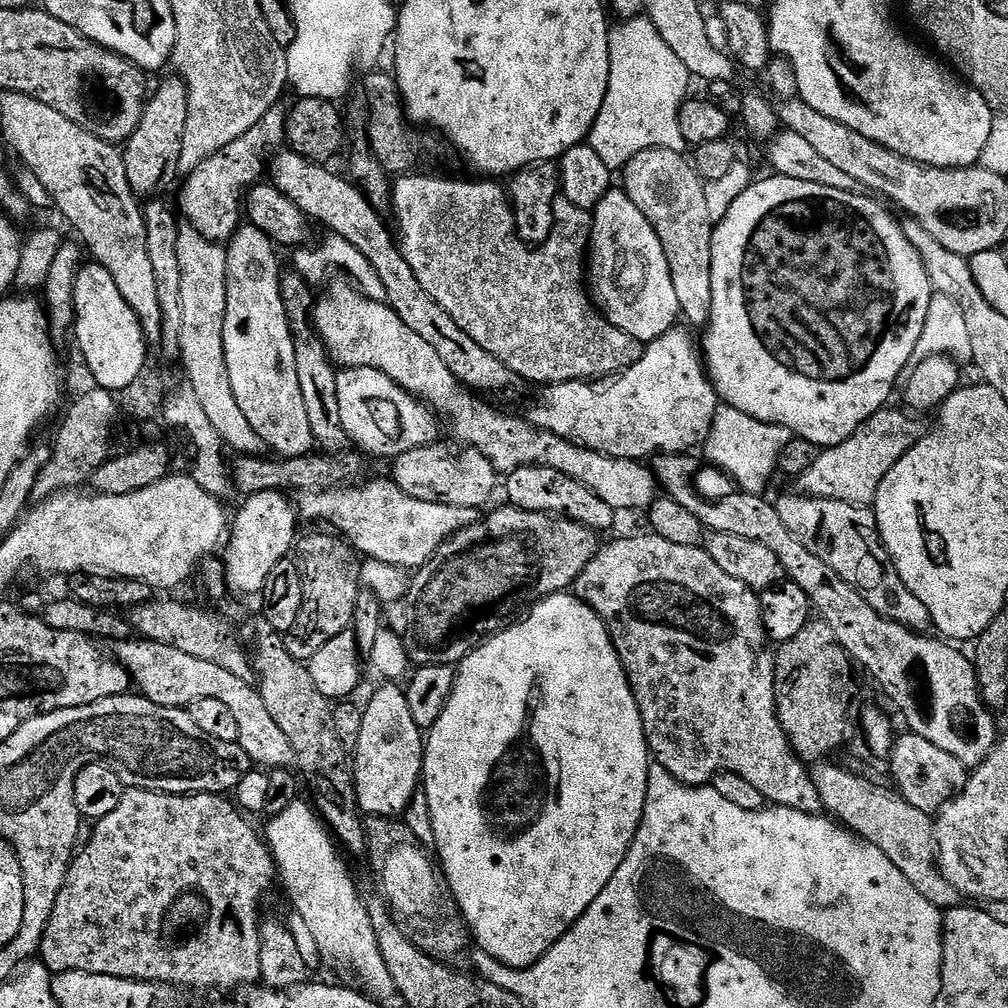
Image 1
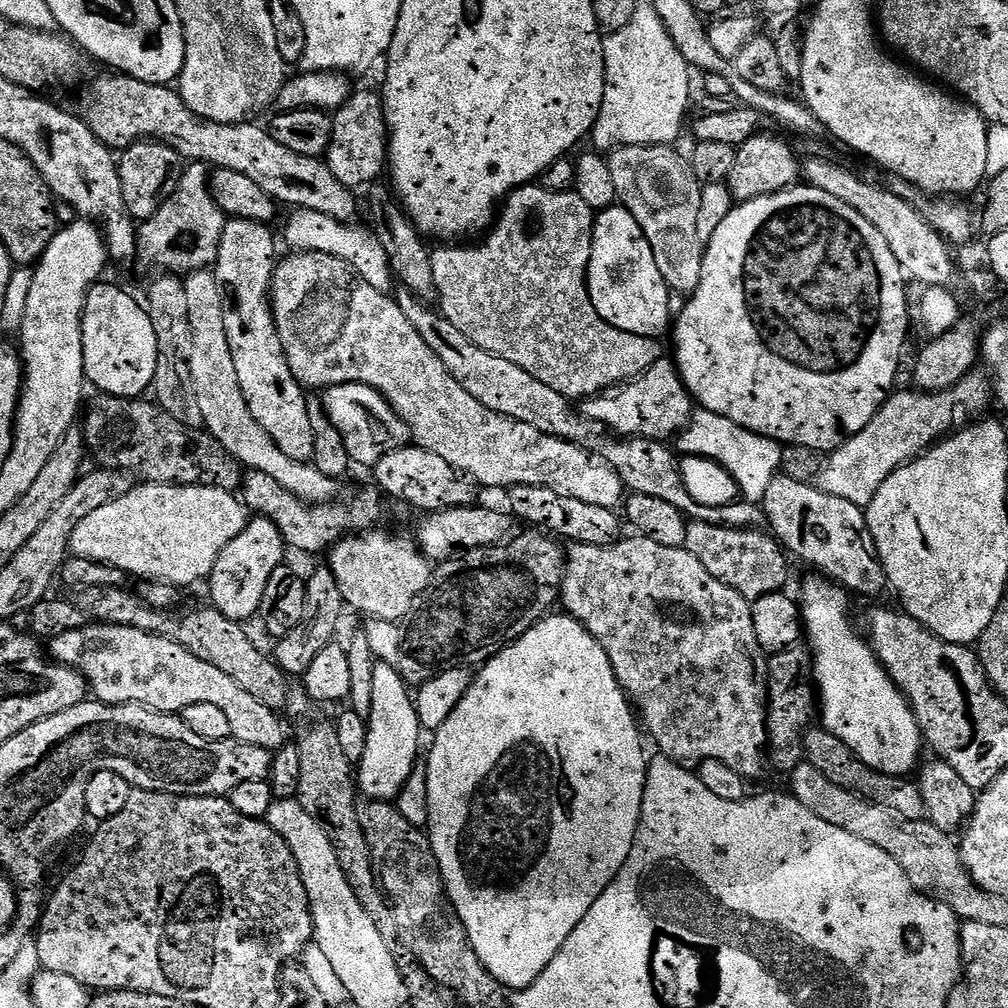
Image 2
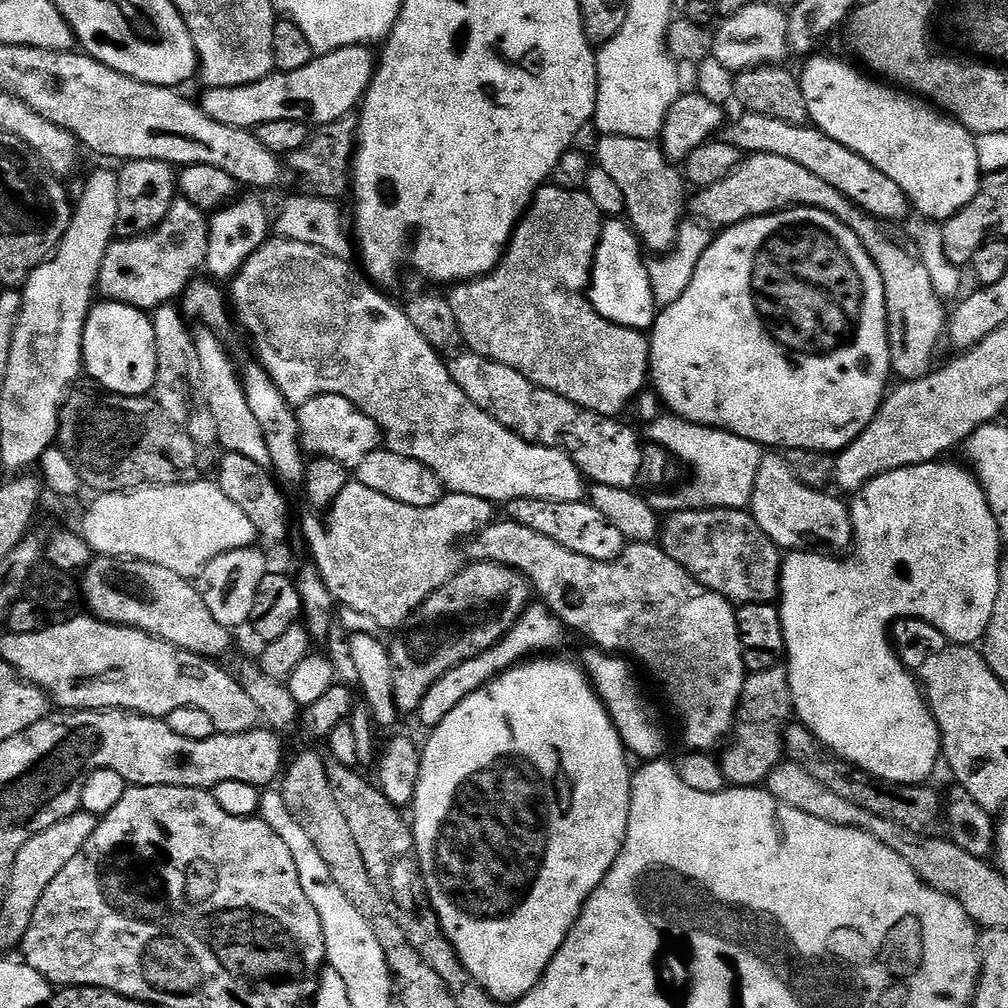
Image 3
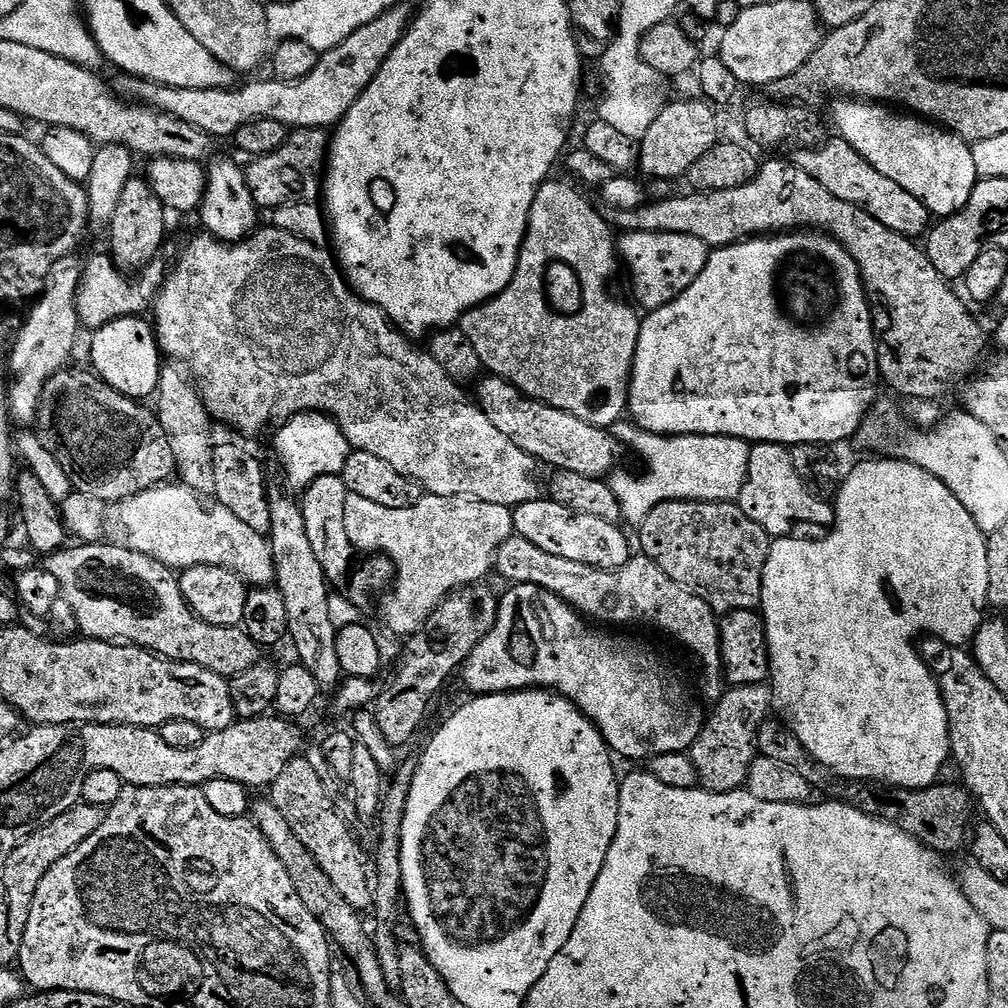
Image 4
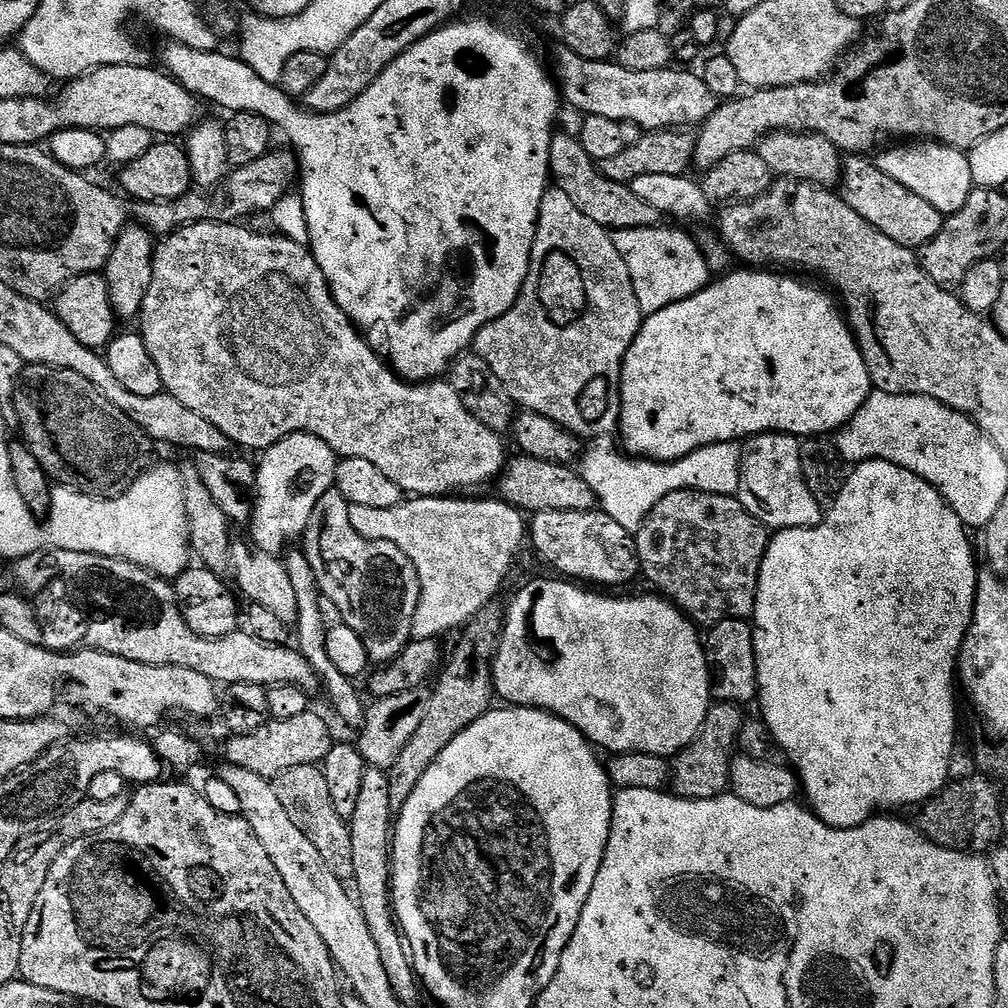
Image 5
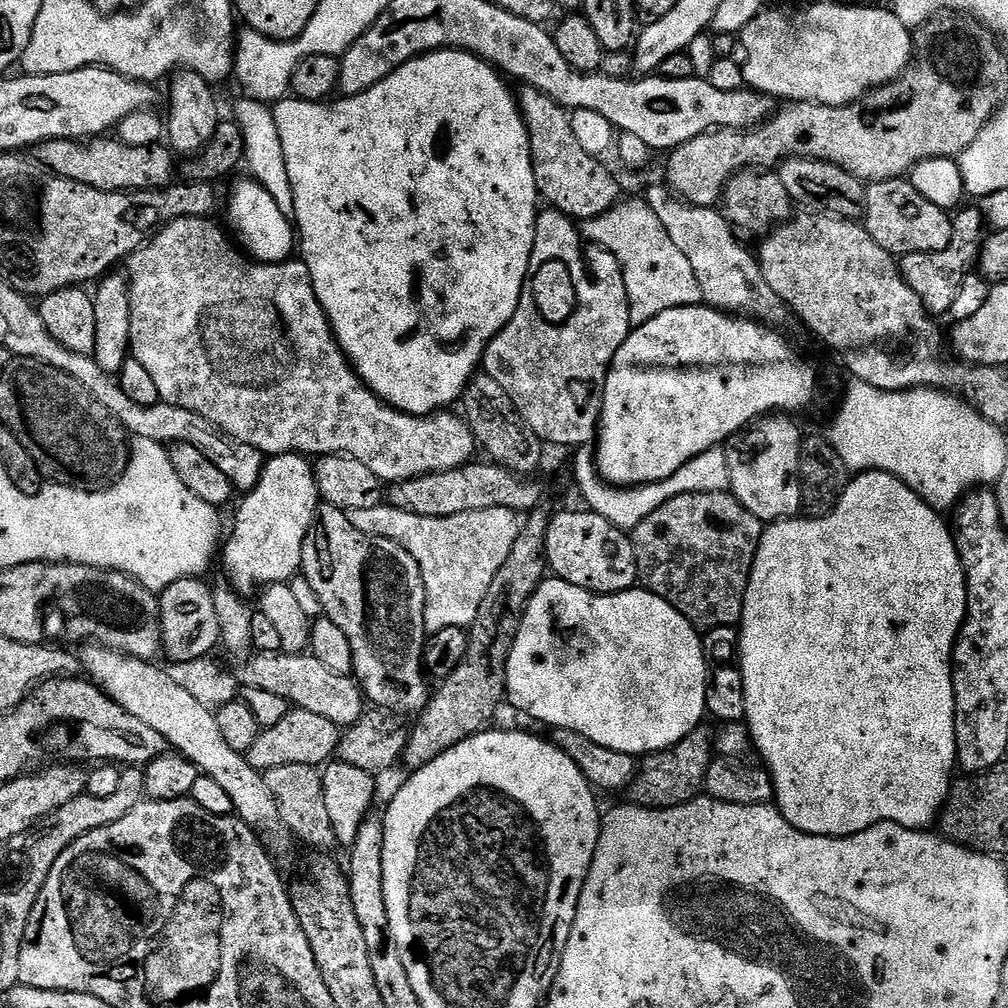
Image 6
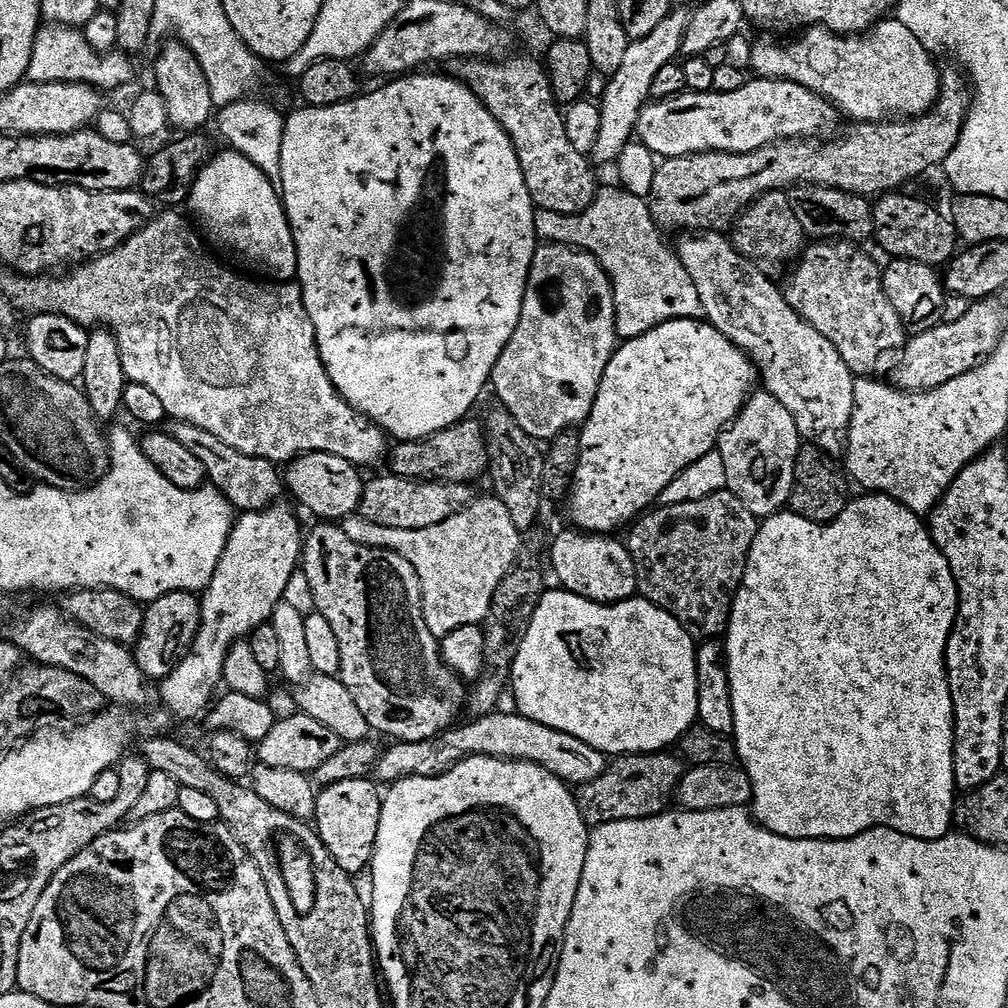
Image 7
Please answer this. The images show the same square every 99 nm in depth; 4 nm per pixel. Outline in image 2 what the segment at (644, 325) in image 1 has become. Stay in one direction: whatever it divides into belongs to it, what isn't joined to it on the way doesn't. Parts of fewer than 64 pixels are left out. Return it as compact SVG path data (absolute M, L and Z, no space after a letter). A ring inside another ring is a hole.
M613 206L596 216L590 258L588 296L599 316L616 329L640 337L661 337L672 318L672 294L658 271L654 252L630 210Z

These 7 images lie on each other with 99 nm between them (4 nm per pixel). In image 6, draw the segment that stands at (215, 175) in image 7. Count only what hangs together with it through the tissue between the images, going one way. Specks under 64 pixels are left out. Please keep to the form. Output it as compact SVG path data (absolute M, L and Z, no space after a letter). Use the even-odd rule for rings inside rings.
M251 178L237 182L234 195L228 202L228 224L227 227L230 229L235 243L251 259L261 264L284 263L293 255L298 244L293 221L278 210L278 202L274 202L274 198L270 198L270 194L266 194L263 186Z

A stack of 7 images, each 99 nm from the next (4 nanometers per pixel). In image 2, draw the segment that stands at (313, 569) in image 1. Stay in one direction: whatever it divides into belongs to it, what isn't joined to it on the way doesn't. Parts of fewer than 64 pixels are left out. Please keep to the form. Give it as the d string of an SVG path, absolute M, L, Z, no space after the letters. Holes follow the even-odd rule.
M321 566L312 577L307 577L304 585L304 609L302 619L294 630L290 630L284 636L275 641L276 652L274 659L289 677L303 677L304 671L314 662L314 658L328 644L333 643L336 627L340 624L340 611L345 611L346 605L342 594L336 585L336 579L332 577L332 569Z

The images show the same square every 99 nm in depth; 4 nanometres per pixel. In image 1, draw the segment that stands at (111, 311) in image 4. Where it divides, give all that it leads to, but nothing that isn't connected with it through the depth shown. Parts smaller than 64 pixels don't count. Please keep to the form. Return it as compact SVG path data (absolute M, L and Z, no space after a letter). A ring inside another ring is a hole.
M277 106L266 110L266 114L242 134L230 146L218 150L202 166L187 173L184 189L180 192L180 208L189 225L198 230L207 240L227 242L240 229L242 213L245 211L246 190L252 188L265 175L266 161L285 147L286 122L288 113Z

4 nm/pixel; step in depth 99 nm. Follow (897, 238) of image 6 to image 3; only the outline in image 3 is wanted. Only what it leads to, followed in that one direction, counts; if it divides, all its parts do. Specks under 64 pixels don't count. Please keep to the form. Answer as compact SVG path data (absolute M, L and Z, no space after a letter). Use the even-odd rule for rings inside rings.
M745 111L743 115L733 124L731 121L722 132L722 139L741 154L778 154L781 158L790 158L790 162L798 162L798 166L810 170L810 174L834 186L834 190L838 190L851 204L882 222L904 220L908 212L913 211L912 201L898 182L886 178L878 166L854 154L854 150L842 146L842 142L834 142L834 138L827 136L822 129L808 124L782 122L757 112Z

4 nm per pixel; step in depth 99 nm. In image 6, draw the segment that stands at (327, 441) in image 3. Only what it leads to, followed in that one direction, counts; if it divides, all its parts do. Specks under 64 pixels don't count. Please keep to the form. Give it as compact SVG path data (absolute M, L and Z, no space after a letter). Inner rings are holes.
M295 452L271 457L258 482L241 500L244 501L236 512L232 533L227 533L223 545L224 572L228 575L227 583L248 598L252 591L263 590L270 584L289 583L301 571L306 534L322 501L309 457Z

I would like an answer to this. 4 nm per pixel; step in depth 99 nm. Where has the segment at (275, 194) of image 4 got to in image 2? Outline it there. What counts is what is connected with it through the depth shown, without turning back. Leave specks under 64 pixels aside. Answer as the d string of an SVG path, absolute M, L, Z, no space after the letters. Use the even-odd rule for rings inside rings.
M353 91L341 108L332 116L330 146L326 163L330 174L342 186L355 190L363 184L374 184L385 175L388 162L388 124L384 121L384 101L381 93Z

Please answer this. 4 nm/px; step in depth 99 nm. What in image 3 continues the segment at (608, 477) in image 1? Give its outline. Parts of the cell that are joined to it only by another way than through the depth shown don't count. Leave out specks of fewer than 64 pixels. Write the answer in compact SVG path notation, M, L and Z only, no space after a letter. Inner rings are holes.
M270 238L266 243L261 246L254 255L247 260L247 262L242 266L242 270L236 275L236 277L231 281L230 287L232 287L232 296L236 299L236 308L238 311L244 315L244 324L248 327L248 332L252 335L252 340L256 343L256 352L258 355L259 363L263 364L264 368L270 374L270 378L275 382L278 387L282 390L282 394L286 399L288 399L289 404L293 406L299 406L310 402L310 398L318 398L319 396L325 396L326 394L338 394L342 398L346 398L350 402L354 402L356 408L361 408L361 410L367 414L375 422L376 425L380 427L382 433L383 443L386 445L387 451L393 452L394 454L402 454L406 458L410 458L414 462L422 462L422 466L426 466L430 470L434 470L434 474L438 474L438 478L444 484L445 489L449 493L457 492L458 494L470 494L474 498L482 498L483 500L489 500L493 506L507 506L511 500L517 500L518 498L538 498L542 502L578 502L579 500L584 500L586 496L586 488L584 492L584 484L586 485L586 477L576 463L567 456L562 450L557 448L547 448L541 444L532 444L528 440L523 440L518 434L514 434L506 426L502 426L502 422L498 422L489 414L486 410L482 410L478 406L474 406L474 402L470 402L470 398L466 398L466 394L462 394L462 390L454 382L454 378L448 372L448 365L442 359L441 353L437 352L436 349L430 346L430 342L426 342L426 338L422 334L418 334L418 329L414 326L414 322L410 322L407 311L403 307L400 308L391 300L388 296L383 296L381 289L377 287L375 283L363 271L355 272L352 269L353 265L347 260L342 258L334 258L330 254L326 254L322 250L318 250L318 246L306 246L306 242L294 242L293 240L286 240L283 238Z

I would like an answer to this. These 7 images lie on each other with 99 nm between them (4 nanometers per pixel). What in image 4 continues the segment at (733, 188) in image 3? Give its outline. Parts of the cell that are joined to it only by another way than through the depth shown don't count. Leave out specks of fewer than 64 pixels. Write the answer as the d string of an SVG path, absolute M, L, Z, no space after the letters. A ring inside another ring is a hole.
M791 159L784 160L764 160L760 169L757 170L755 178L746 184L746 186L736 186L734 190L718 190L717 192L697 192L693 191L692 196L675 196L669 195L667 198L658 198L651 202L645 202L639 208L608 208L606 219L613 229L619 230L621 233L626 232L657 232L658 234L690 234L690 238L698 238L702 242L706 242L709 249L725 248L731 244L740 244L749 238L758 236L766 236L769 234L783 234L786 232L794 232L797 230L815 230L823 232L825 236L832 236L837 242L845 248L850 254L850 258L854 258L854 262L858 266L860 276L864 280L864 290L868 293L868 303L872 305L872 325L876 331L876 349L878 350L878 364L880 366L880 378L885 385L888 384L900 396L908 396L909 401L914 400L934 400L939 401L940 396L944 396L947 392L952 392L980 363L984 360L984 351L988 348L988 340L990 344L990 336L984 333L984 328L968 313L969 305L962 299L961 293L955 292L953 285L945 280L942 274L938 274L938 270L934 270L934 266L930 262L927 251L923 247L920 248L919 243L913 242L909 237L902 234L894 234L894 230L886 230L886 226L882 226L882 222L878 222L878 218L870 218L870 214L866 214L866 210L862 210L858 206L854 206L850 202L842 202L842 198L834 198L834 194L830 194L830 190L826 190L826 186L822 186L822 182L818 182L818 178L810 178L810 174L806 174L806 170L798 170L798 166L794 166Z

